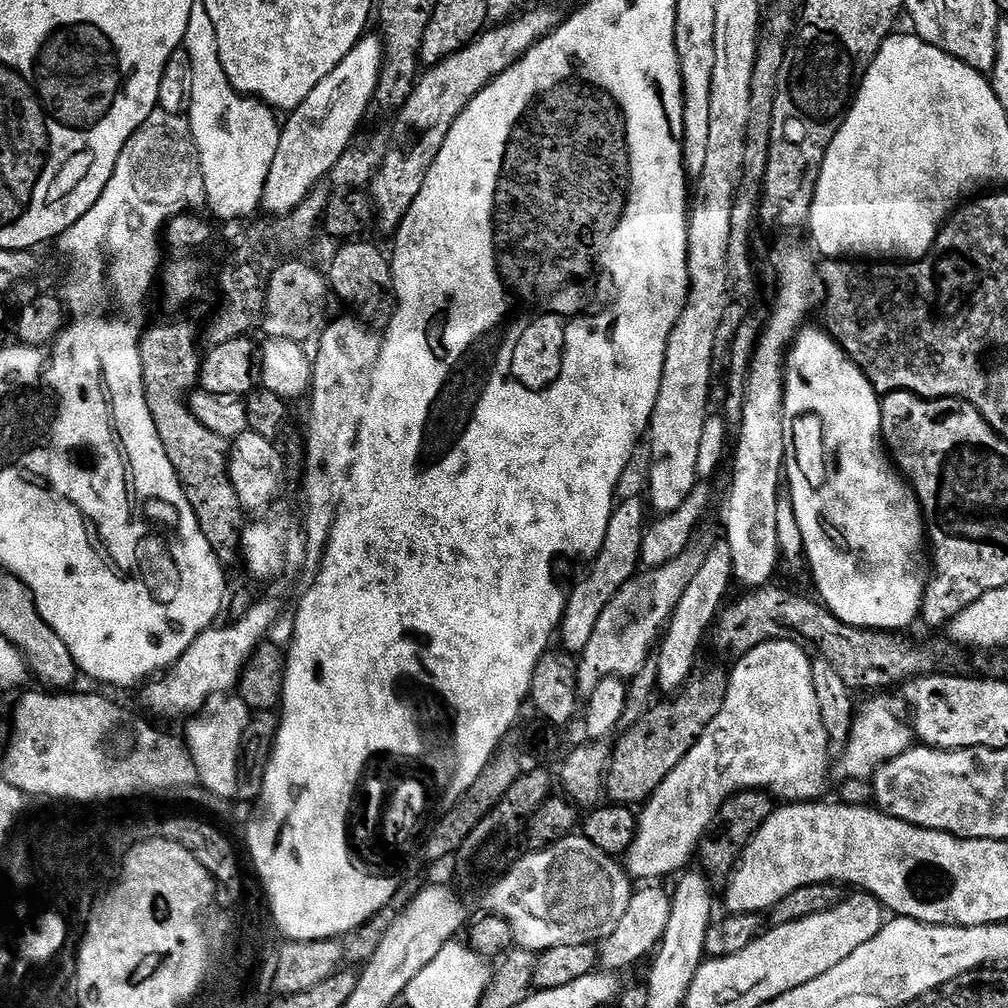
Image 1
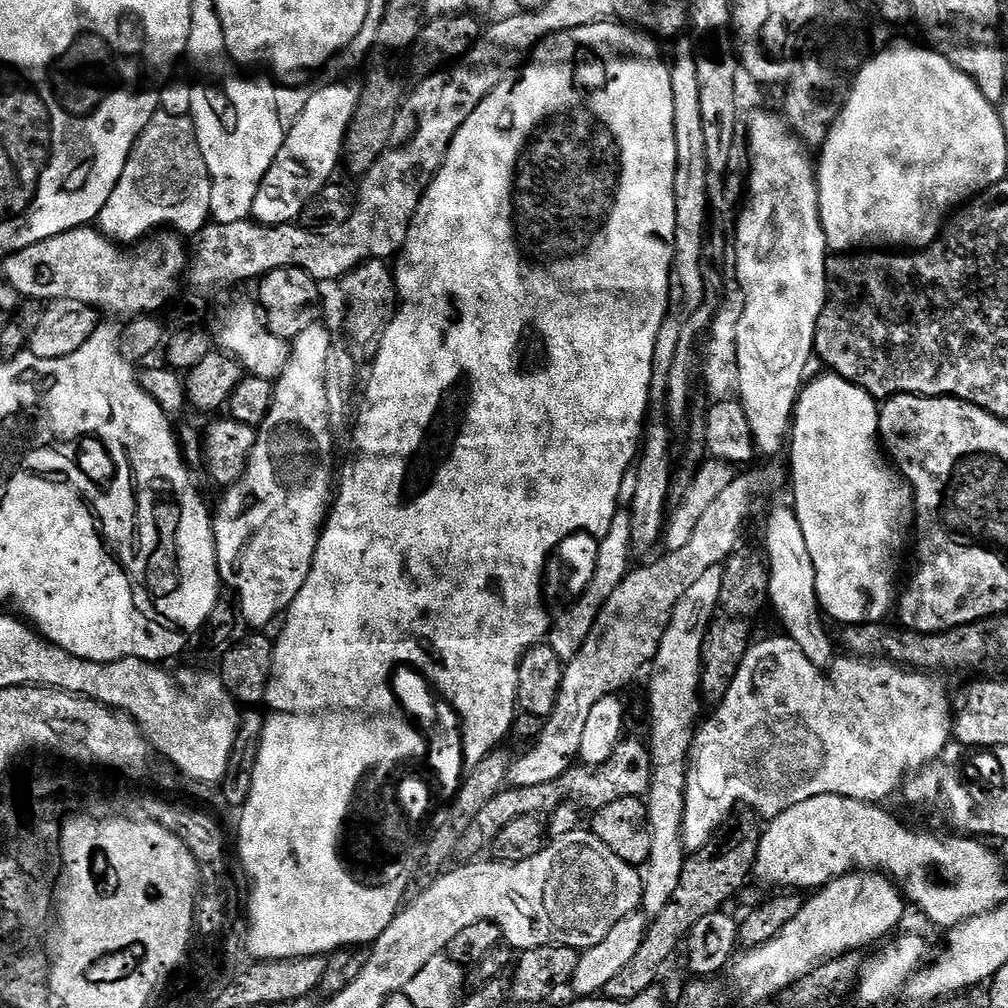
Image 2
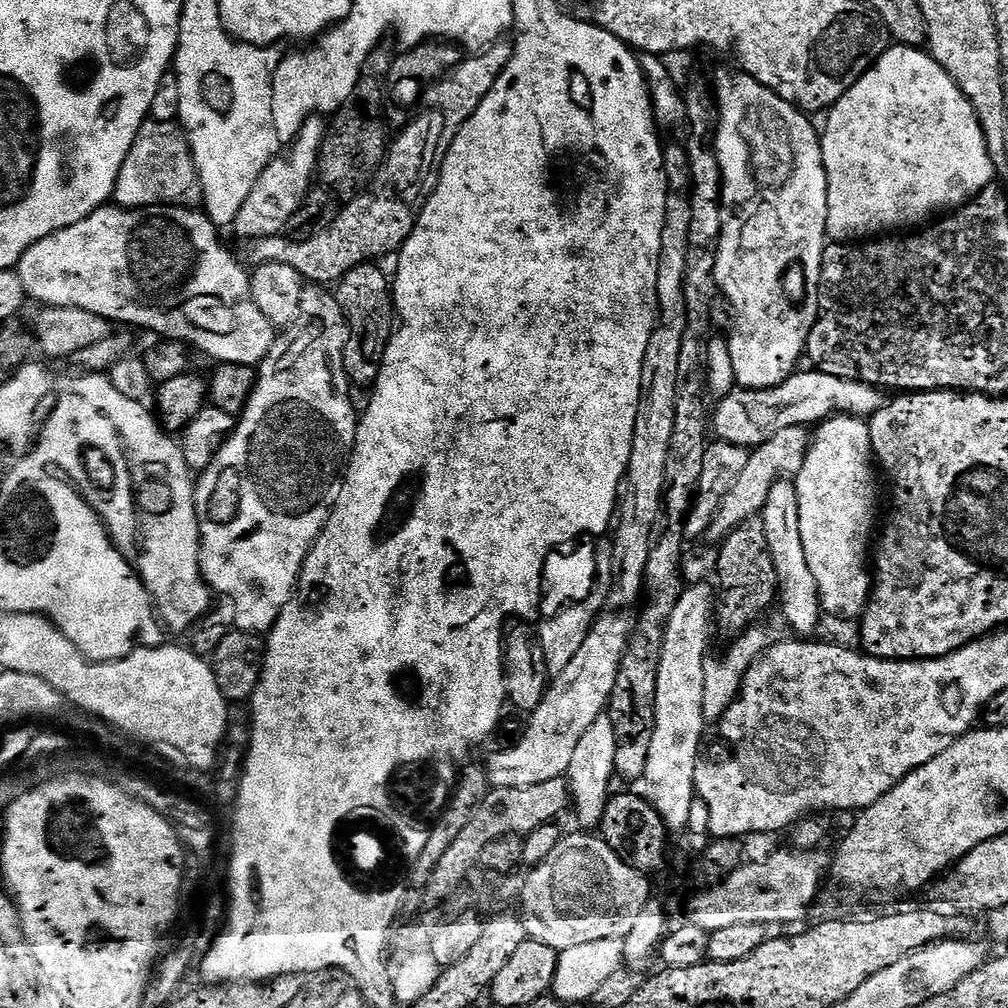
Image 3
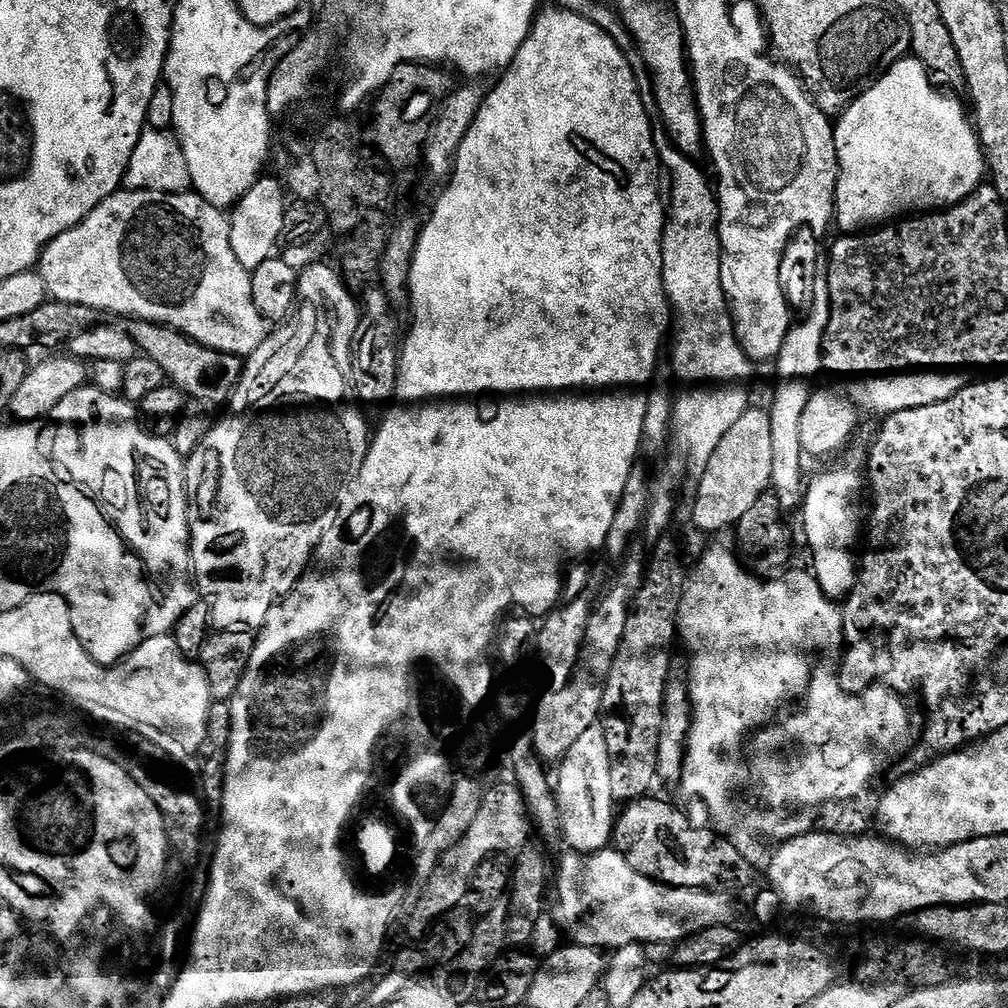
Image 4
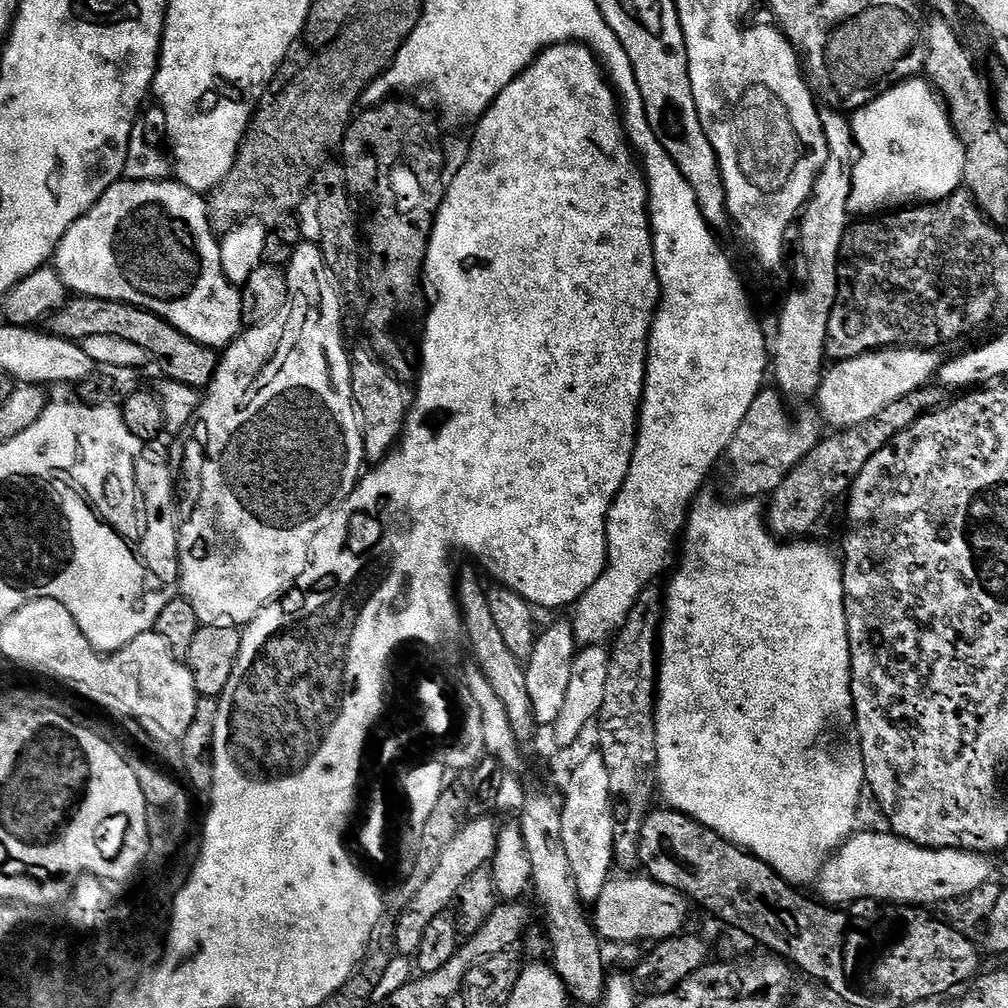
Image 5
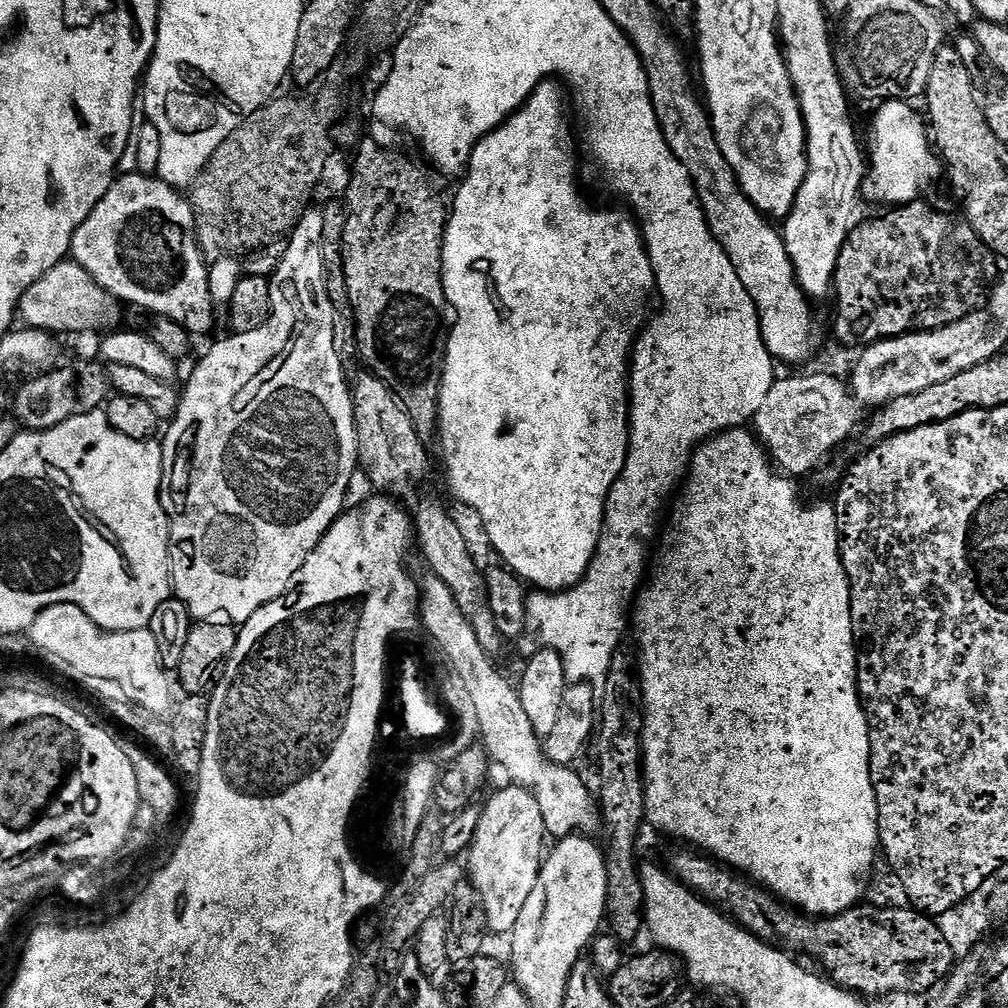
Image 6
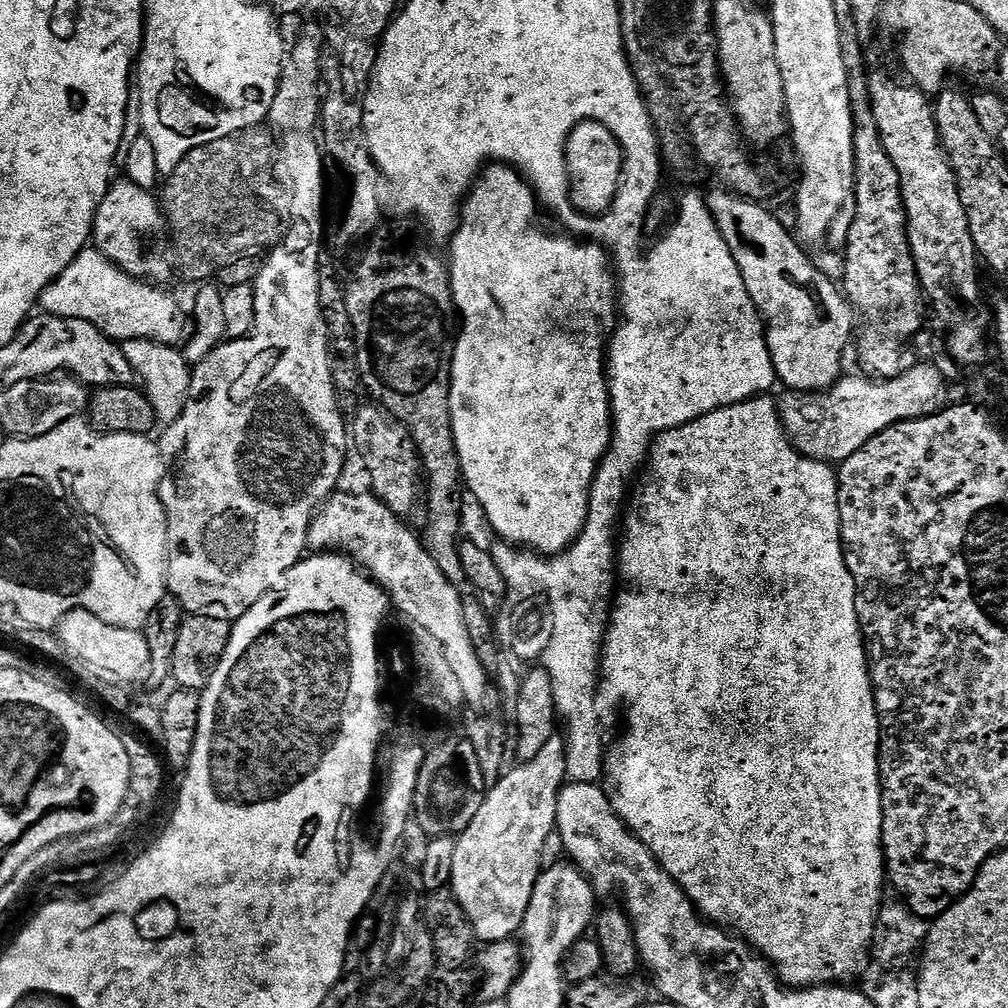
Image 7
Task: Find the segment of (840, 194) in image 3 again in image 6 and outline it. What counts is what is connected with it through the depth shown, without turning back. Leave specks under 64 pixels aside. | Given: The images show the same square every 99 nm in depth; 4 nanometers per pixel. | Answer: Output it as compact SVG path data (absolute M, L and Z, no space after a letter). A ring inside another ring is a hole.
M889 100L887 102L881 103L879 105L880 108L876 112L876 121L872 124L872 160L870 156L870 167L867 169L866 175L864 177L863 181L863 187L862 187L862 196L865 200L873 200L876 204L888 204L884 206L899 206L901 204L908 204L911 202L911 200L918 200L921 199L925 194L924 187L927 186L928 183L931 182L932 179L935 178L936 175L941 175L942 172L942 164L941 161L938 159L937 153L934 151L934 144L933 141L930 139L930 132L929 129L926 127L926 120L923 115L920 116L918 113L915 112L913 105L911 103L902 101L902 100Z

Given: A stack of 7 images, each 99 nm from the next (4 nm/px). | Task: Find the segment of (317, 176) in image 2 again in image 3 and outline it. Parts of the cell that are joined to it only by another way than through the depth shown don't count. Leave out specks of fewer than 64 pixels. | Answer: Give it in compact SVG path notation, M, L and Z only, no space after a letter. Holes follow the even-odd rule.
M321 115L310 117L291 145L289 149L291 152L287 158L278 156L259 175L258 182L254 184L254 188L246 198L246 202L243 203L242 210L239 211L232 225L233 231L236 231L240 237L246 238L245 241L260 240L262 237L283 233L287 229L294 210L303 199L304 193L309 191L313 183L313 181L311 182L312 178L315 179L320 149L324 143L327 127L327 123Z

